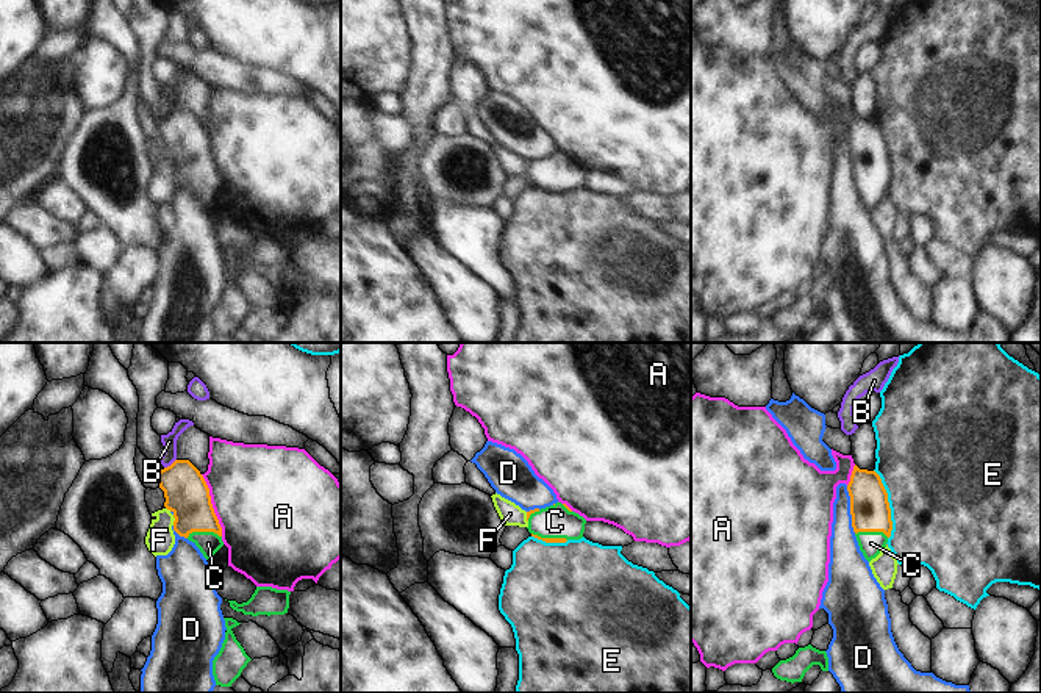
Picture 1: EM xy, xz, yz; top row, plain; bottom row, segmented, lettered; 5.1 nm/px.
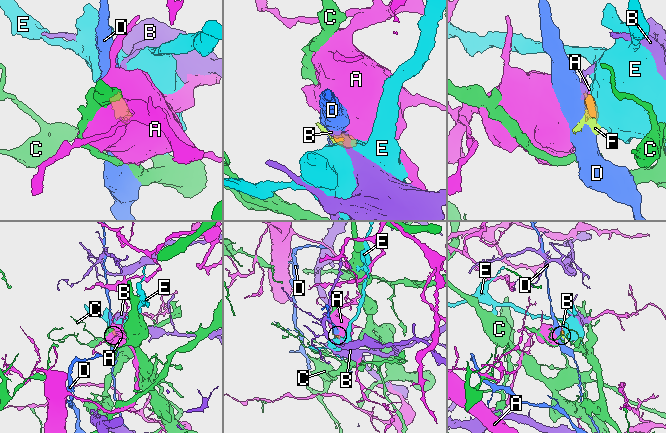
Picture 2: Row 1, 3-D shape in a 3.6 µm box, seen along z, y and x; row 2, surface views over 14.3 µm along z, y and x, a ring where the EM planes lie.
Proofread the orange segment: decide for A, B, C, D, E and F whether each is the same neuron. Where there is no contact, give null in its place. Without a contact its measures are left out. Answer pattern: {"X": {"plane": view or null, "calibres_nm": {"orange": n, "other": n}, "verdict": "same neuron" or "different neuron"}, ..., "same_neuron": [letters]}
{"A": {"plane": "xy", "calibres_nm": {"orange": 220, "other": 500}, "verdict": "different neuron"}, "B": {"plane": "xy", "calibres_nm": {"orange": 220, "other": 80}, "verdict": "different neuron"}, "C": {"plane": "xy", "calibres_nm": {"orange": 220, "other": 120}, "verdict": "same neuron"}, "D": {"plane": "yz", "calibres_nm": {"orange": 200, "other": 160}, "verdict": "different neuron"}, "E": {"plane": "yz", "calibres_nm": {"orange": 200, "other": 500}, "verdict": "different neuron"}, "F": {"plane": "xy", "calibres_nm": {"orange": 220, "other": 150}, "verdict": "different neuron"}, "same_neuron": ["C"]}

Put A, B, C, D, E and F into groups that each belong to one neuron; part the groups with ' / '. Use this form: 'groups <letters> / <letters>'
groups A / B / C / D / E / F

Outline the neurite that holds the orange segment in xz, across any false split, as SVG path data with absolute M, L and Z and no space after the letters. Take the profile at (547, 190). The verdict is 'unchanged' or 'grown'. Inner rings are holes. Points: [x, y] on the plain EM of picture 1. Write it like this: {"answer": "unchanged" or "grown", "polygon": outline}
{"answer": "grown", "polygon": "M566 153L527 161L528 181L546 192L566 192L583 188L586 169Z"}

